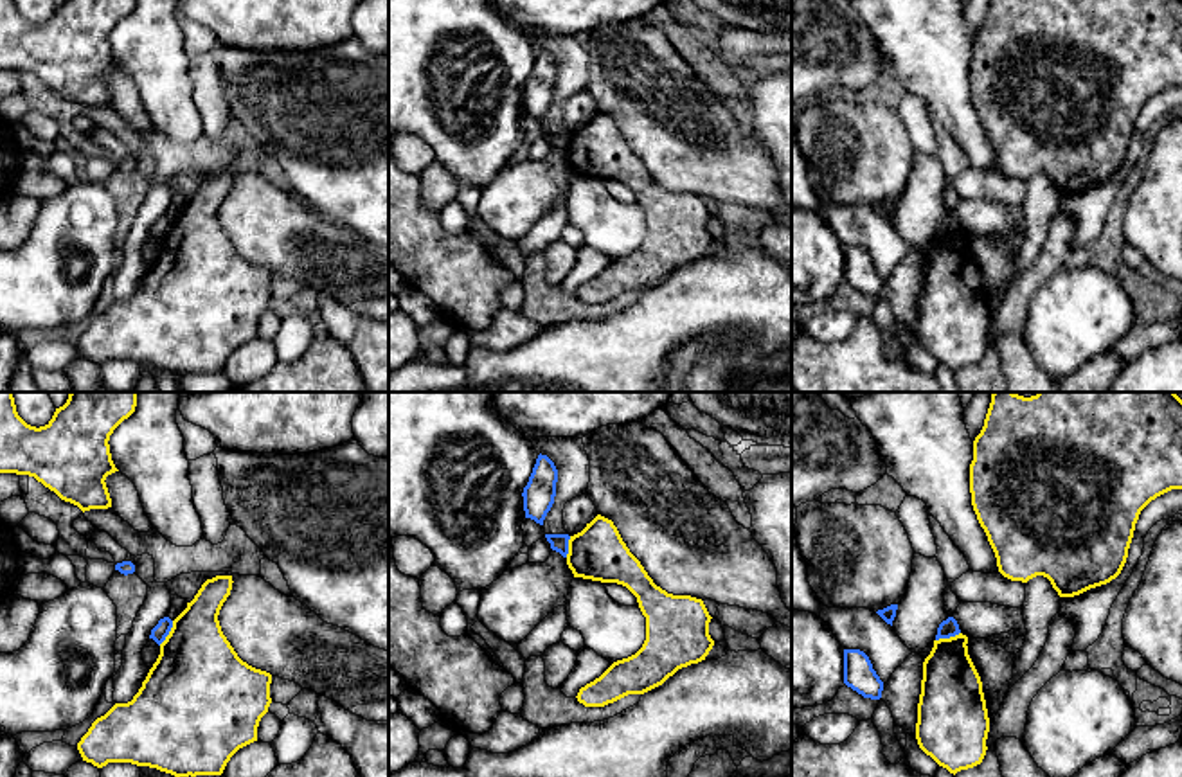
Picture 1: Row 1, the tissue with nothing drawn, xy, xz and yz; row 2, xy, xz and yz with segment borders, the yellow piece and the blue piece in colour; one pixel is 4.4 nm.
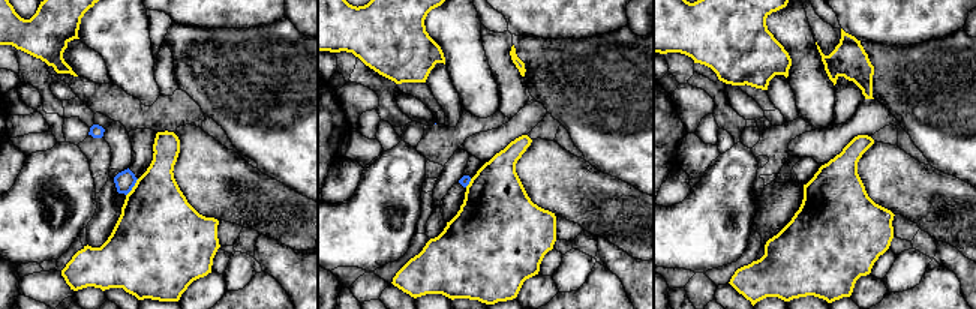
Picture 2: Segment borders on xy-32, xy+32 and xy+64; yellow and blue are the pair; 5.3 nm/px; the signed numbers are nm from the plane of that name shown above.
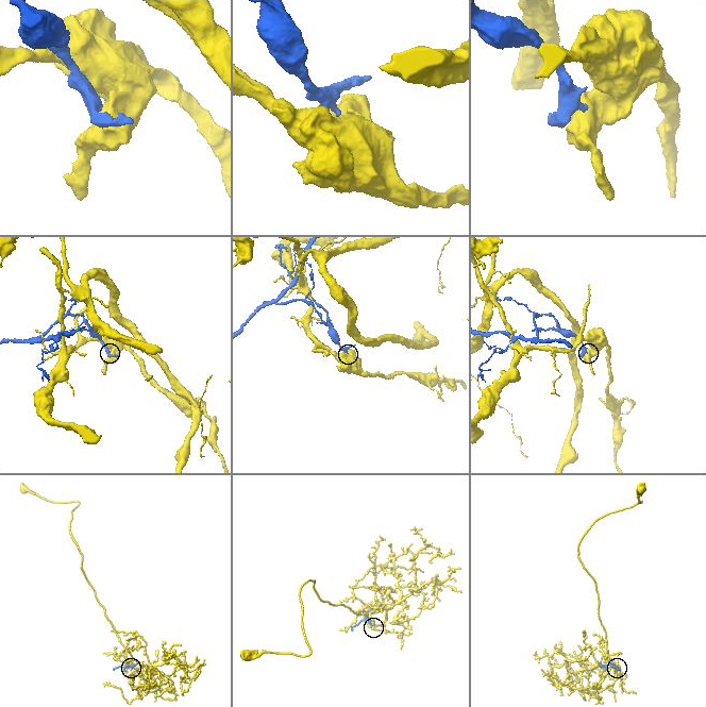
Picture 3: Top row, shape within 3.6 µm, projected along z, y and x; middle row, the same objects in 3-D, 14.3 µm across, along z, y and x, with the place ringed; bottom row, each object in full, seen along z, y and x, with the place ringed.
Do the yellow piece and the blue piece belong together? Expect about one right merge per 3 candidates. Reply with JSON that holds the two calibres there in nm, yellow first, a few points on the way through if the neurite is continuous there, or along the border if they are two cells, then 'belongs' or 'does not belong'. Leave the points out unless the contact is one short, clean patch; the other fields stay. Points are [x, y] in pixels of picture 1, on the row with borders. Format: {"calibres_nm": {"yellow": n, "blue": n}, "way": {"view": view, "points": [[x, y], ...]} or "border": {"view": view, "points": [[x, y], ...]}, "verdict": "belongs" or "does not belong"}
{"calibres_nm": {"yellow": 420, "blue": 70}, "border": {"view": "xy", "points": [[173, 621], [168, 635], [159, 644]]}, "verdict": "does not belong"}

